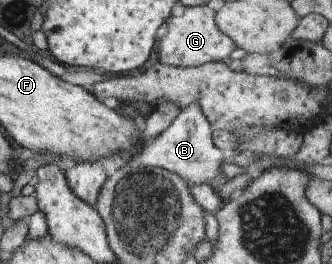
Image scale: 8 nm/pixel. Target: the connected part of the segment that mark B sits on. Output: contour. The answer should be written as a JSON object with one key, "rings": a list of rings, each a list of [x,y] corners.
{"rings":[[[190,104],[175,116],[168,127],[136,151],[128,162],[165,169],[185,179],[190,186],[210,184],[223,177],[220,167],[230,160],[229,155],[216,148],[210,141],[211,130],[197,104]]]}

